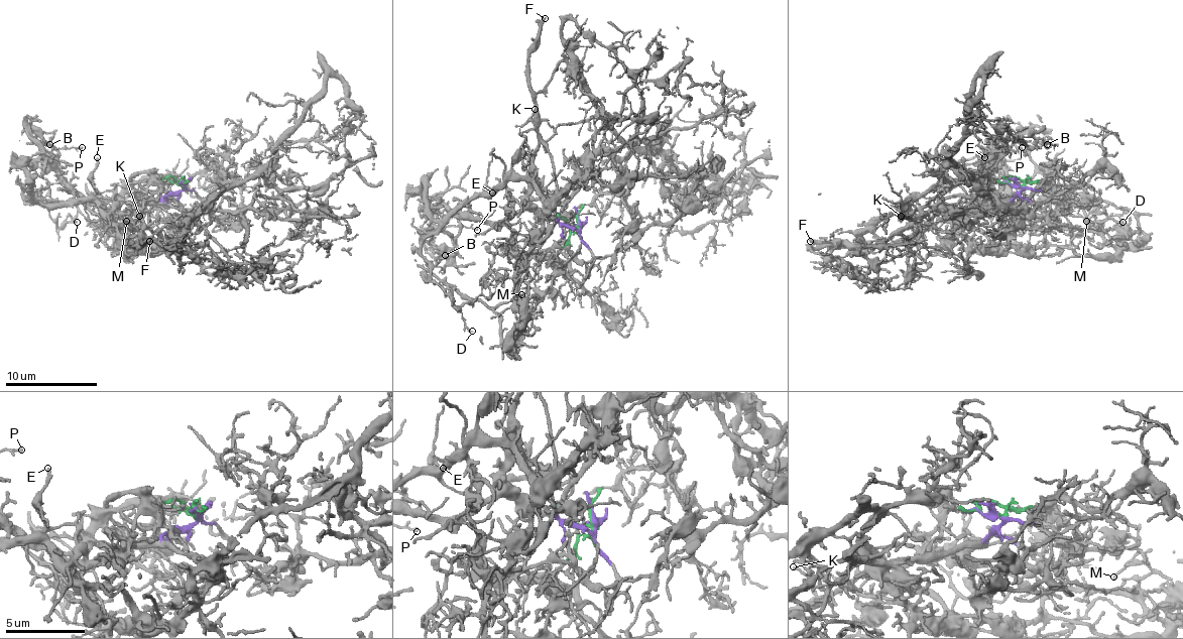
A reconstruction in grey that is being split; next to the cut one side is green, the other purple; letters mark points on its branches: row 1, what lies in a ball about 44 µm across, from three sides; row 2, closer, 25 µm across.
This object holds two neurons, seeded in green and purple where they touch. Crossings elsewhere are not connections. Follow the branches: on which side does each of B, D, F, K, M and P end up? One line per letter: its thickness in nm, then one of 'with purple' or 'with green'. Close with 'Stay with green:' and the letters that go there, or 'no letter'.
B: calibre 140 nm; with purple
D: calibre 80 nm; with green
F: calibre 360 nm; with purple
K: calibre 120 nm; with purple
M: calibre 140 nm; with green
P: calibre 150 nm; with purple
Stay with green: D, M

